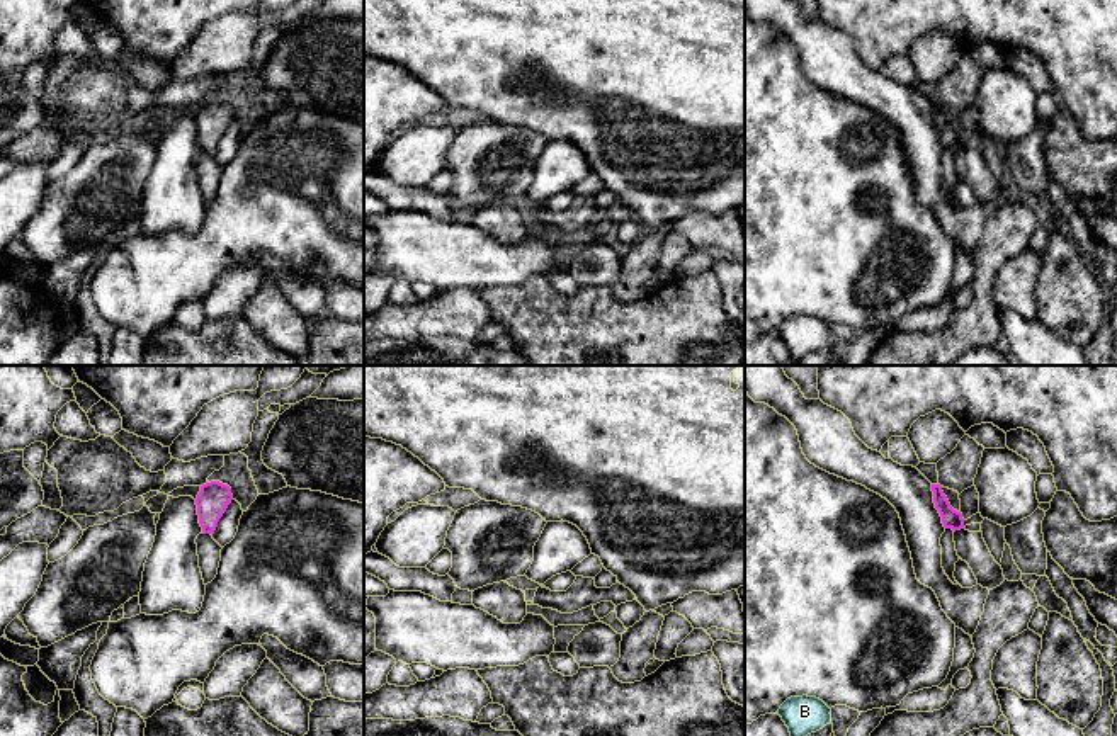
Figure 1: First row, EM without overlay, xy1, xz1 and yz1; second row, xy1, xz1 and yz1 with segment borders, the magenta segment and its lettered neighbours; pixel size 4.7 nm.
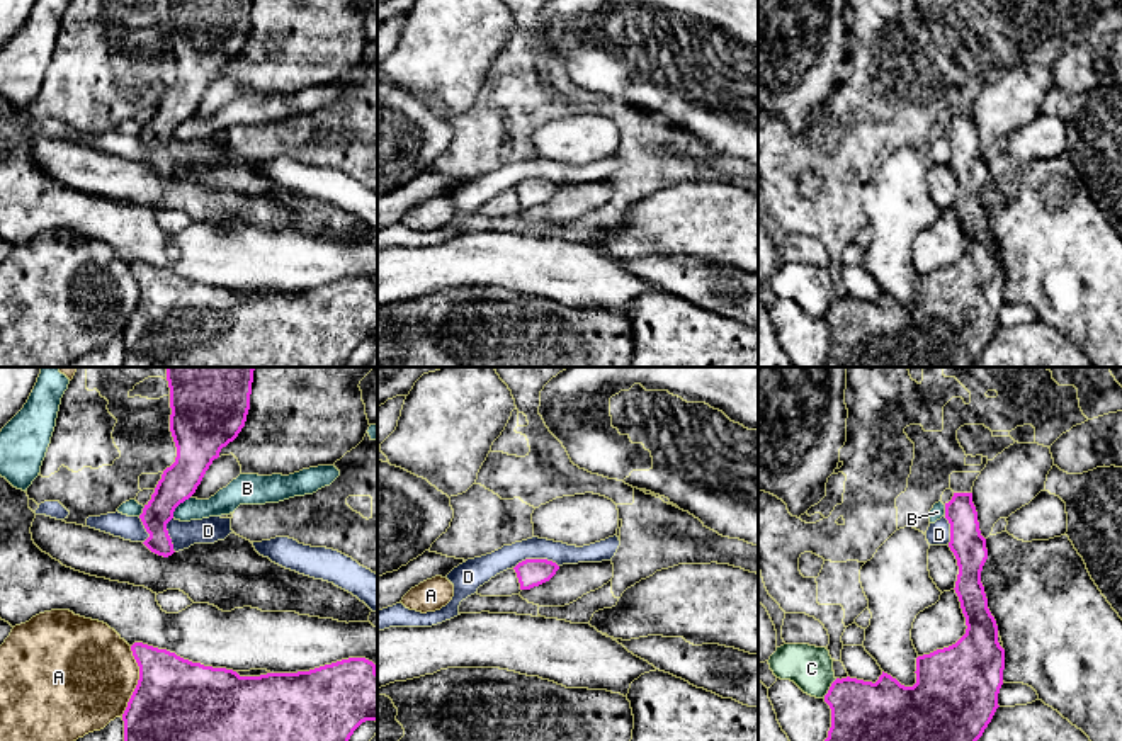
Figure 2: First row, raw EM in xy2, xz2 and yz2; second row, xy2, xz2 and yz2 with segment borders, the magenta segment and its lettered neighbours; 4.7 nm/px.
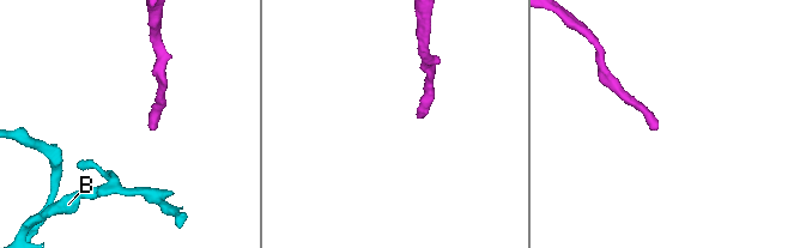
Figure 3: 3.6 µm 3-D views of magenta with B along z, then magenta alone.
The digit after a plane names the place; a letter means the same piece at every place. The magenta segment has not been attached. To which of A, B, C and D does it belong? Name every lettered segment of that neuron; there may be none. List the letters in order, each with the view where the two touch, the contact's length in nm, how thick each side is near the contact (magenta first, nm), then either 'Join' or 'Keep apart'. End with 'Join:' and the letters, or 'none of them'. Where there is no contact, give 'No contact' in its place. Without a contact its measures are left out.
A: Touches magenta in xy2. Shared border 340 nm. Thickness 500 nm (magenta) against 460 nm. Keep apart
B: Touches magenta in xy2. Shared border 140 nm. Thickness 180 nm (magenta) against 120 nm. Keep apart
C: Touches magenta in yz2. Shared border 120 nm. Thickness 380 nm (magenta) against 200 nm. Keep apart
D: Touches magenta in xz2. Shared border 220 nm. Thickness 130 nm (magenta) against 120 nm. Keep apart
Join: none of them

